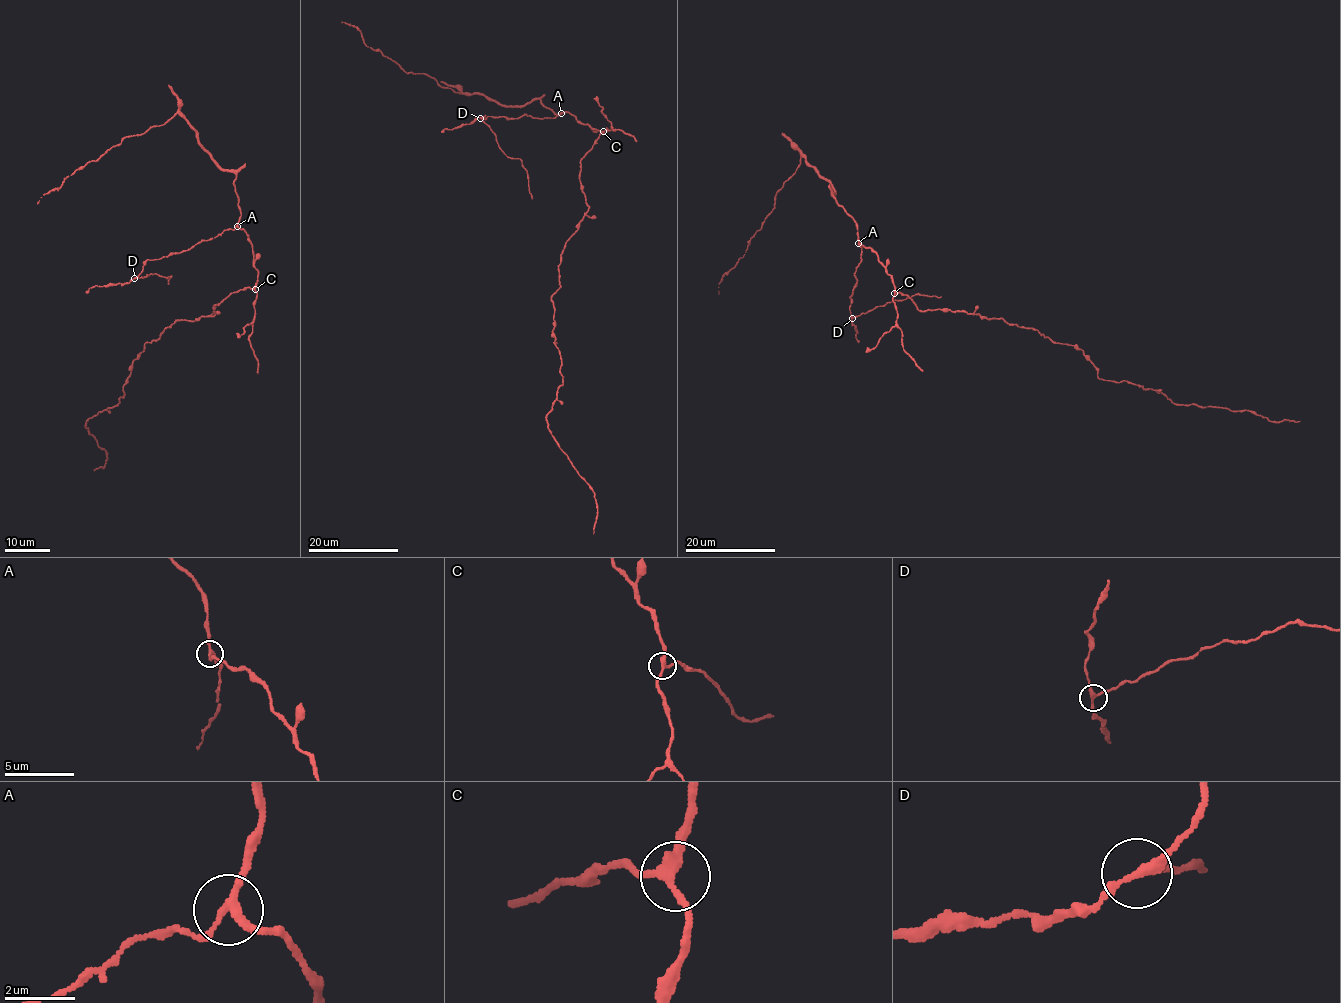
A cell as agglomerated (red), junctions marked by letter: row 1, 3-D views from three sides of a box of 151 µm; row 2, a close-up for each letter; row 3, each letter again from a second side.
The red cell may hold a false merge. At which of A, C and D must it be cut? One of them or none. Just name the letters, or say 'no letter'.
D

